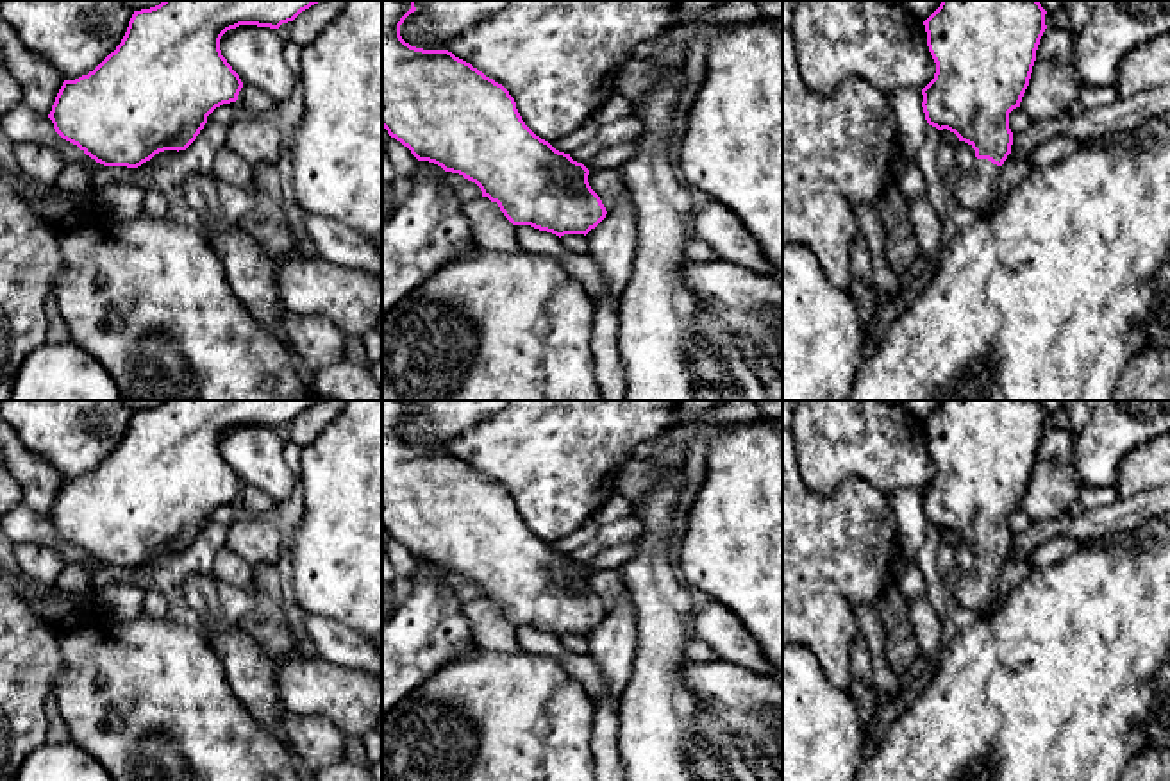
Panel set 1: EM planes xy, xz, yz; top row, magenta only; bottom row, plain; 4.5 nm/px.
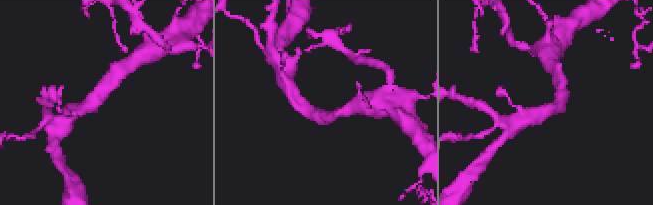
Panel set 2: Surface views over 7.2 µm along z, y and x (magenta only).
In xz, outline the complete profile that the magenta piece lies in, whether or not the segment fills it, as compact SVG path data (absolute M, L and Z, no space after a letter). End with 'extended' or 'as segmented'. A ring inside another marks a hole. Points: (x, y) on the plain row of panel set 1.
M382 400L382 527L388 534L407 547L418 561L434 563L445 572L475 583L482 597L497 602L513 626L531 626L559 638L564 634L586 636L607 615L600 597L588 583L589 570L536 536L502 484L448 450L423 450L405 443L400 425L414 411L414 400Z; as segmented

